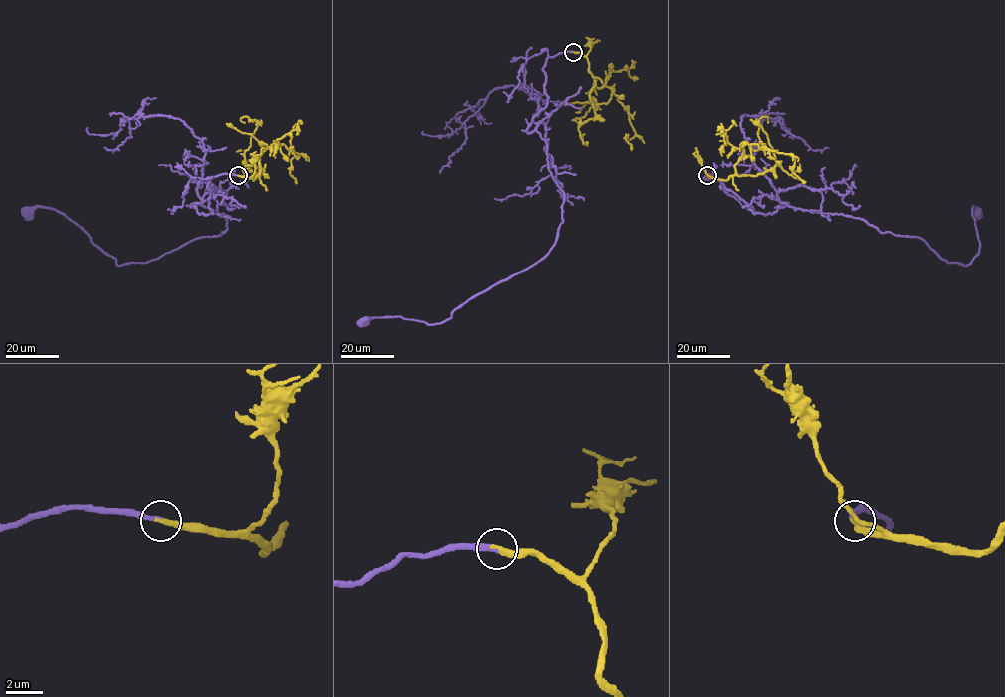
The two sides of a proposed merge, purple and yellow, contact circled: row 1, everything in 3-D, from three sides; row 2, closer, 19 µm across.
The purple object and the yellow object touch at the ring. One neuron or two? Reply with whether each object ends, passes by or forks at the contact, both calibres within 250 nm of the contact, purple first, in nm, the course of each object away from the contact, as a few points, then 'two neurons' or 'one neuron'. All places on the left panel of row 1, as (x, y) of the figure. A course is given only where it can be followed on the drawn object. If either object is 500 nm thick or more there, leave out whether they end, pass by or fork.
purple ends; yellow ends; calibres 260 and 320 nm; course purple (238, 175), (211, 179), (212, 213), (192, 205), (224, 232), (144, 263), (26, 213); course yellow (238, 175), (253, 180), (259, 173), (259, 156), (283, 144), (300, 154), (291, 160), (296, 182); one neuron

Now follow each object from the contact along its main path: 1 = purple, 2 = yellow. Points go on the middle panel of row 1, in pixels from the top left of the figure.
1: (573, 51), (547, 59), (547, 104), (527, 128), (545, 141), (563, 193), (550, 251), (440, 323), (362, 322)
2: (573, 51), (587, 58), (594, 85), (610, 88), (628, 111), (635, 134), (628, 140), (626, 136), (632, 150)

